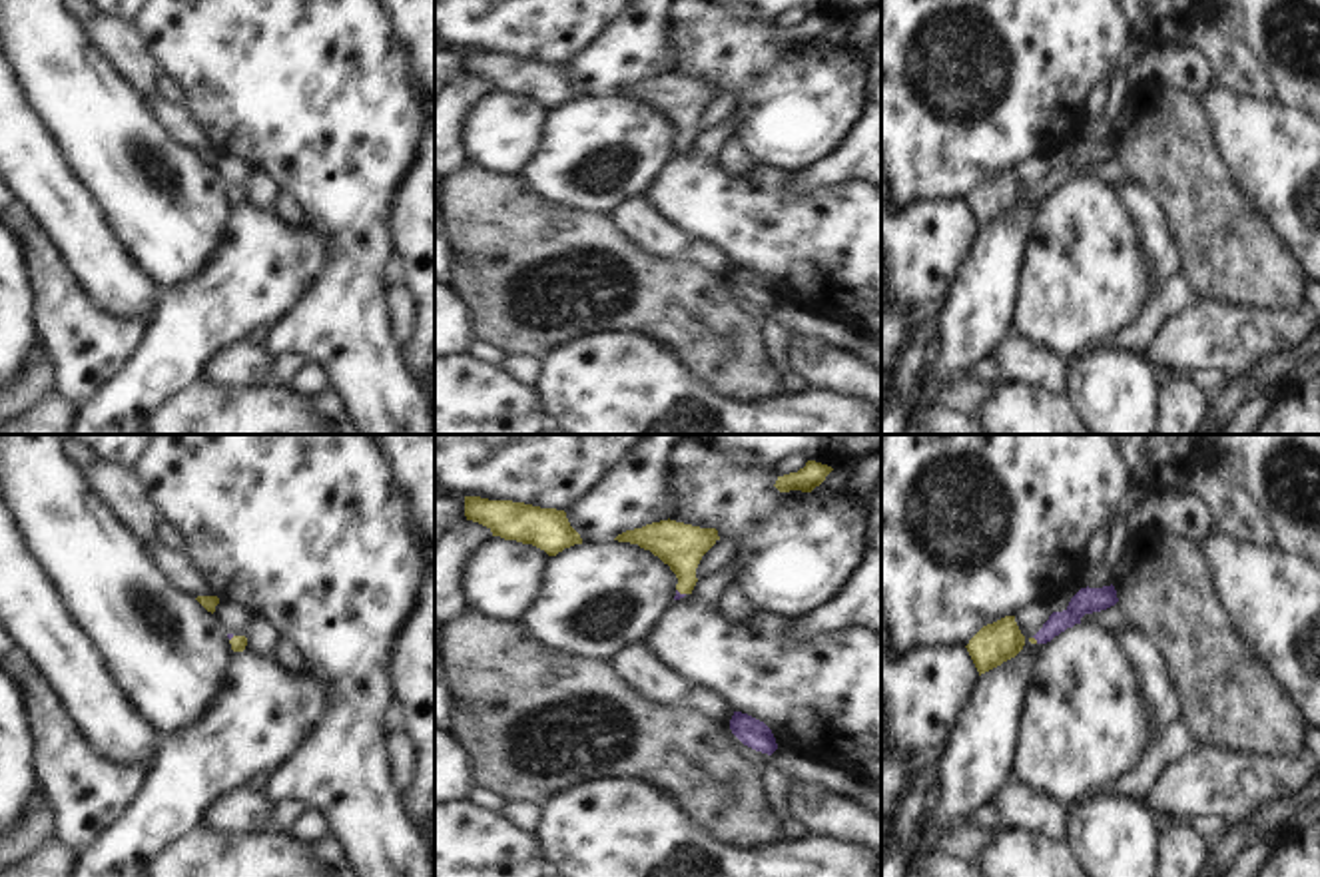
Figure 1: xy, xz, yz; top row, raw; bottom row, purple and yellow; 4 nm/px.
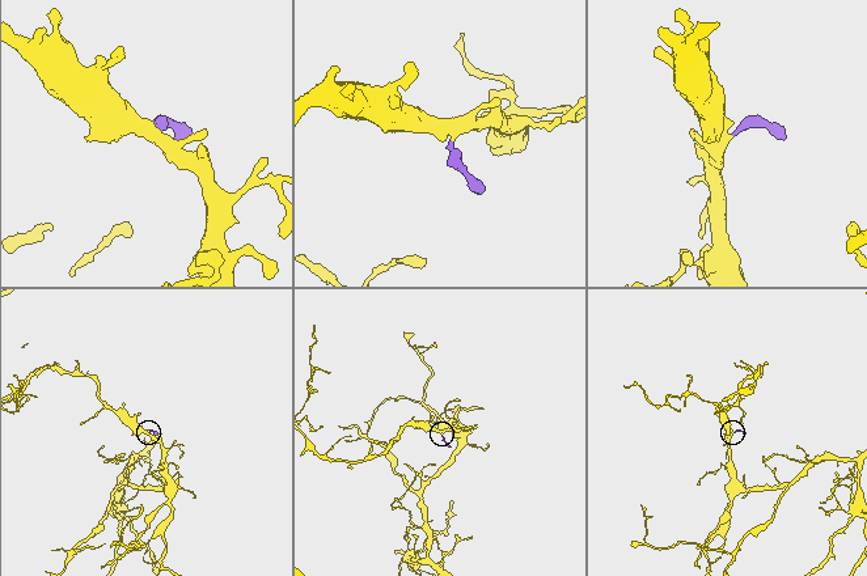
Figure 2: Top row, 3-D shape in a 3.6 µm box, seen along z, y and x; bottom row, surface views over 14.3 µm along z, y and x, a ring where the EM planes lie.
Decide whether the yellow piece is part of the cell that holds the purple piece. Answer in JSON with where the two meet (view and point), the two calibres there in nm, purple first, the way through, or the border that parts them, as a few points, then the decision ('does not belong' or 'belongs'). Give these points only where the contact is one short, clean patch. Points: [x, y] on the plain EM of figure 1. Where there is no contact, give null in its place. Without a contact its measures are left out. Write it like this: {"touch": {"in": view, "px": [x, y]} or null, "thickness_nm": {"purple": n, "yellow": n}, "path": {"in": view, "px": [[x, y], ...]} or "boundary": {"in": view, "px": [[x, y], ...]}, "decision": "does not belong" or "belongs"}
{"touch": {"in": "xz", "px": [678, 146]}, "thickness_nm": {"purple": 20, "yellow": 180}, "path": {"in": "xz", "px": [[678, 148], [678, 146], [678, 98]]}, "decision": "belongs"}

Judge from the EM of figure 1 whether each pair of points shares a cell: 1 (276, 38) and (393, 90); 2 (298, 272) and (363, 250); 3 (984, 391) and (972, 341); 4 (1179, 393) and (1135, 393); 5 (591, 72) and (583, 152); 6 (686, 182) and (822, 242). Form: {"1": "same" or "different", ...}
{"1": "same", "2": "different", "3": "different", "4": "different", "5": "different", "6": "same"}

